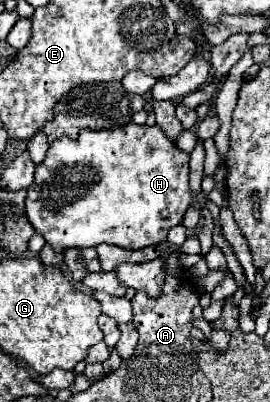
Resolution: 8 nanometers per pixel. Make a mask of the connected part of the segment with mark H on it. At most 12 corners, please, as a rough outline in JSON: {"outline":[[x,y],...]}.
{"outline":[[157,125],[53,141],[25,209],[57,253],[183,223],[189,155]]}

